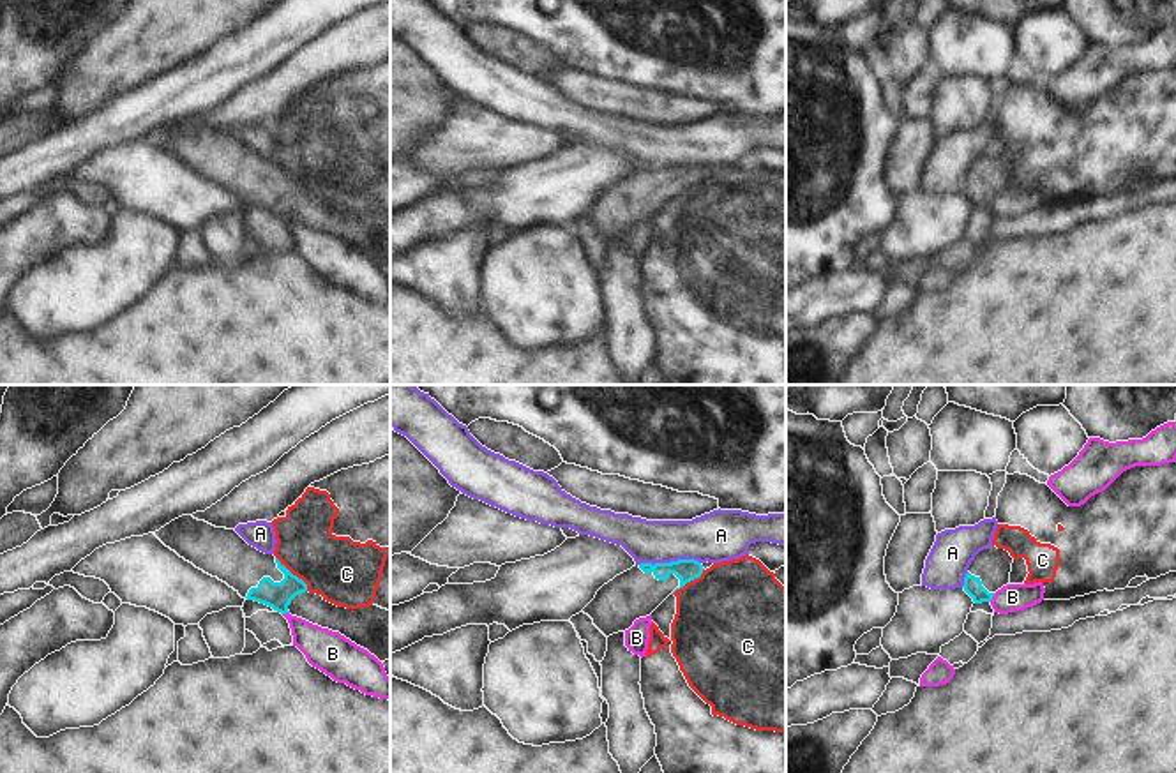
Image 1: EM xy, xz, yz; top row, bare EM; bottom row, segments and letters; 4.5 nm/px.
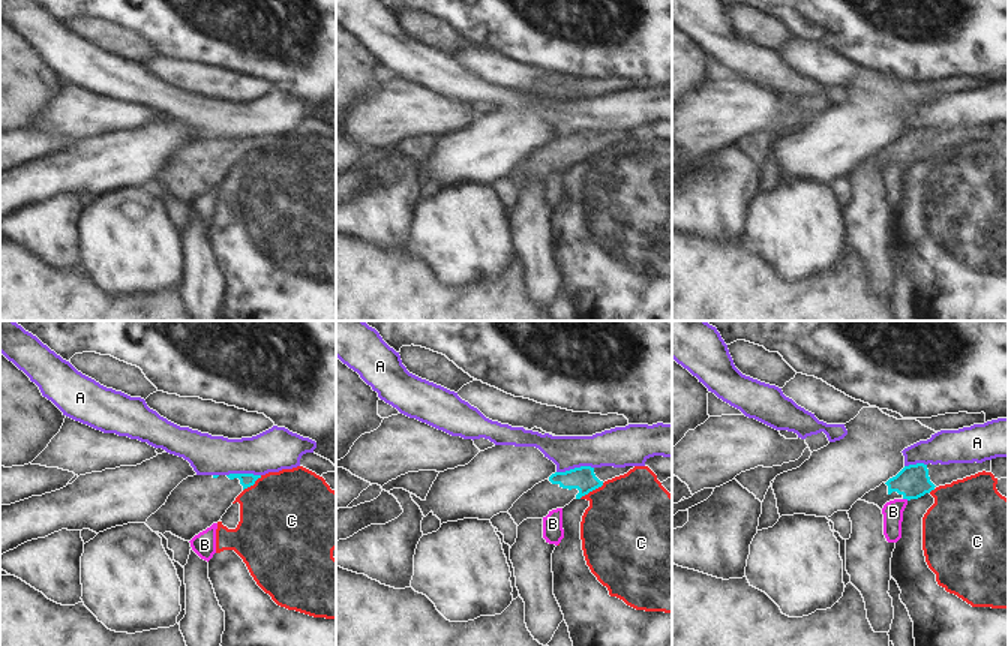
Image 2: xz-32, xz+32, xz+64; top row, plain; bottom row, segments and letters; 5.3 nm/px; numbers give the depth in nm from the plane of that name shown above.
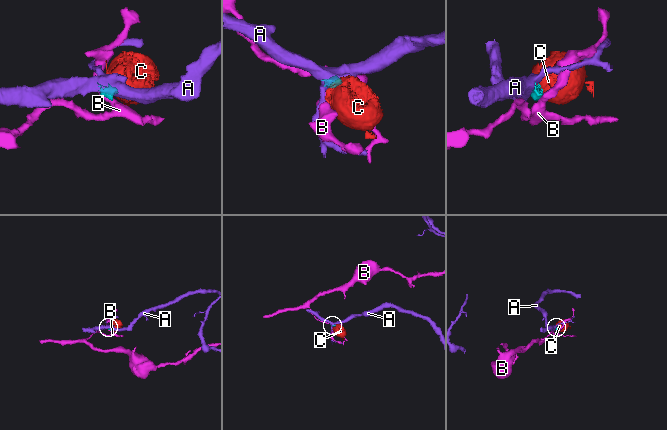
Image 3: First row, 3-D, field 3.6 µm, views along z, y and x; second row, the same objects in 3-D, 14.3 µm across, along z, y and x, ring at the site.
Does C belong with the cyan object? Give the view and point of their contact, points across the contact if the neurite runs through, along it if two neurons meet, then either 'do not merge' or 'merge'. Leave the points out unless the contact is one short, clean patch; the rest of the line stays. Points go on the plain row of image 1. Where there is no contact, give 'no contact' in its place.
contact xy (292, 179); border xy (276, 161), (308, 195); do not merge

